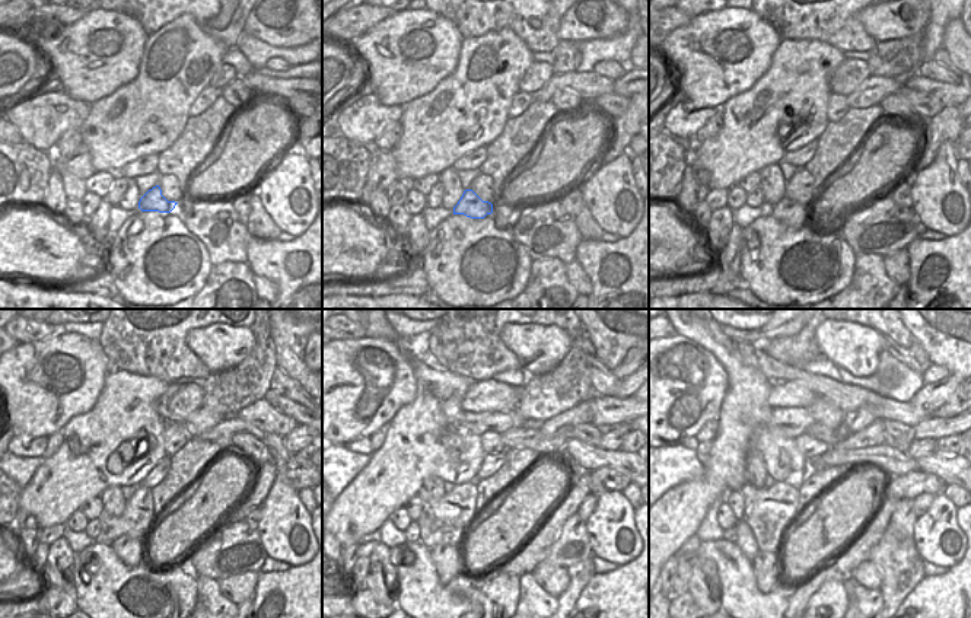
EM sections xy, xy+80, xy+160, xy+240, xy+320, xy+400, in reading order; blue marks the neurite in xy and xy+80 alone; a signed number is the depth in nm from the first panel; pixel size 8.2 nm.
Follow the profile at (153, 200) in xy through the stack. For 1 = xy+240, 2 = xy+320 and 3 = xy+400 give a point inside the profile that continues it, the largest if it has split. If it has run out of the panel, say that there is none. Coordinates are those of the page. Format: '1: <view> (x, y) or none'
1: xy+240 (129, 550)
2: xy+320 (446, 558)
3: xy+400 (764, 564)

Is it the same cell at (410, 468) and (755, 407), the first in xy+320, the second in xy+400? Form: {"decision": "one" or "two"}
{"decision": "one"}

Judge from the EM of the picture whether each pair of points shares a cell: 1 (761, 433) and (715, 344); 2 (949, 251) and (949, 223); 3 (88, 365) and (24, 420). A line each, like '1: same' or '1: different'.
1: same
2: different
3: same

